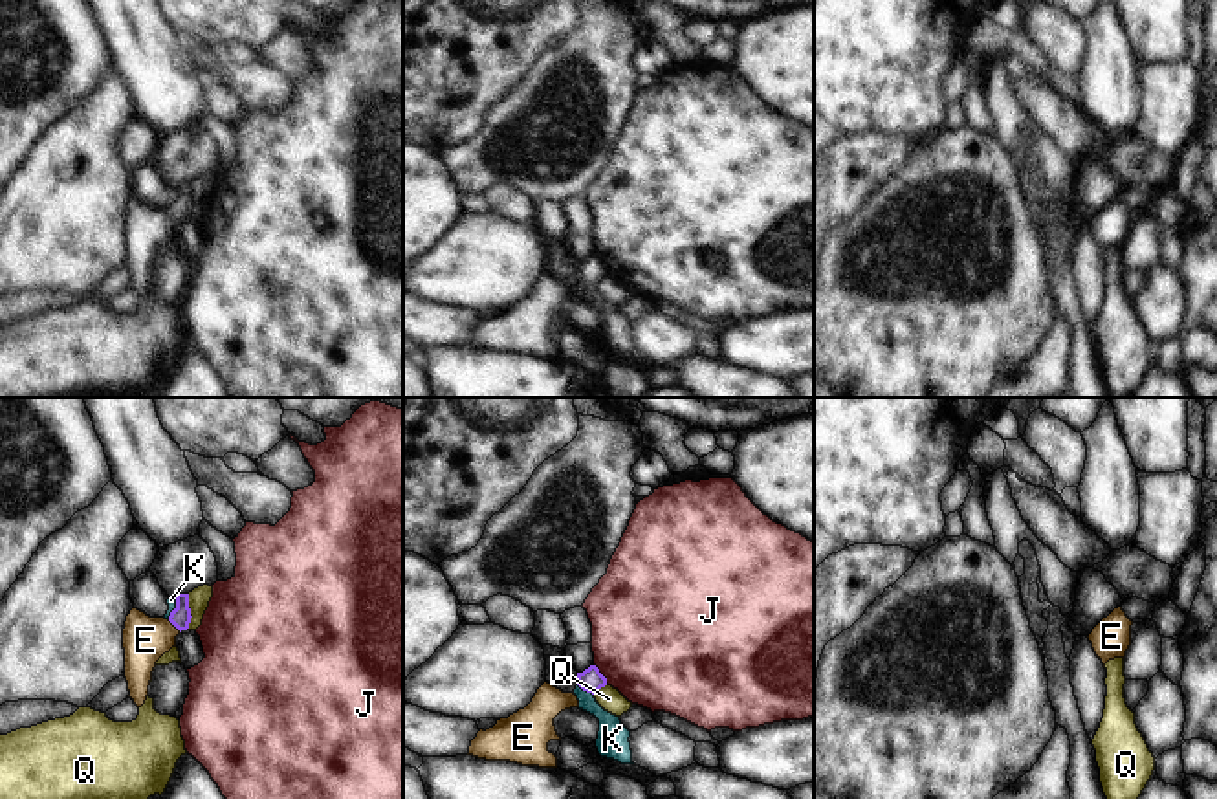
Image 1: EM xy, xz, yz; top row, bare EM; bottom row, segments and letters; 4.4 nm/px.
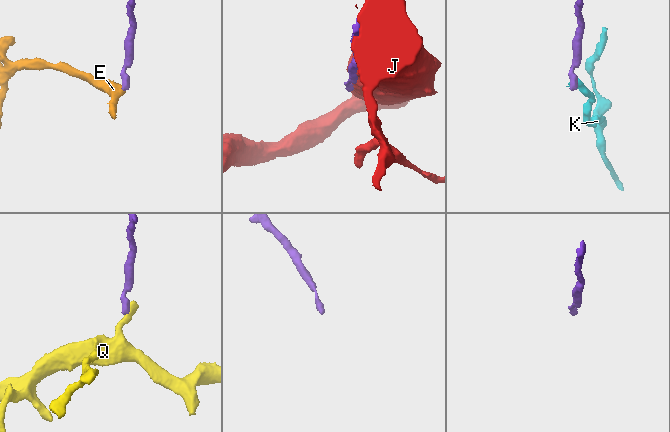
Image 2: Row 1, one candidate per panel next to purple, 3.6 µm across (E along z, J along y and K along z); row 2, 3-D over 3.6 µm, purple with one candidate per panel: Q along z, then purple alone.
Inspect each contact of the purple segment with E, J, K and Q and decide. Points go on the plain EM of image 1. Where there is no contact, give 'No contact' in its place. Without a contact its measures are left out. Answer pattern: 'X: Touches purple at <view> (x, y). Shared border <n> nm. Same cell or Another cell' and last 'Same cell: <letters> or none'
E: Touches purple at xy (175, 215). Shared border 80 nm. Same cell
J: Touches purple at xz (600, 262). Shared border 110 nm. Another cell
K: Touches purple at xz (585, 279). Shared border 90 nm. Another cell
Q: Touches purple at xy (189, 202). Shared border 160 nm. Another cell
Same cell: E.

